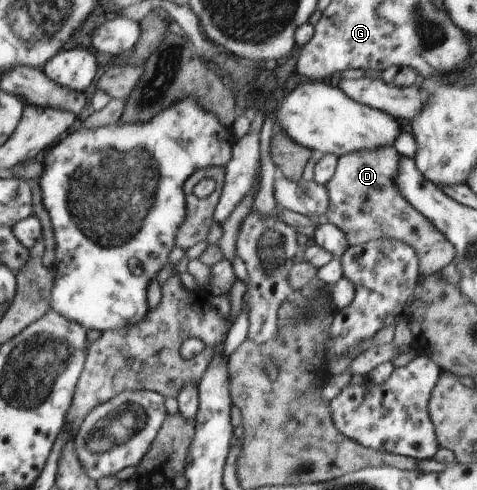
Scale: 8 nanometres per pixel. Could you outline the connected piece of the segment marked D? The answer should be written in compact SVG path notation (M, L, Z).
M394 146L380 148L374 151L360 150L346 154L337 159L334 175L325 185L329 195L329 206L325 211L330 224L341 229L350 246L359 246L370 240L398 240L406 245L411 245L416 252L420 276L432 276L443 267L450 265L456 259L455 247L446 239L446 236L434 227L413 205L403 197L398 189L395 179L397 176L401 156Z

